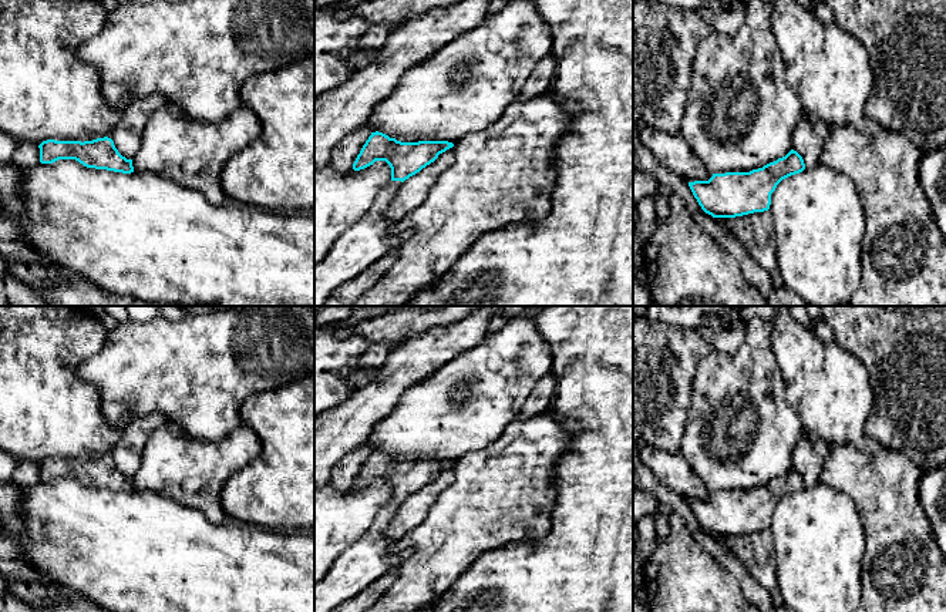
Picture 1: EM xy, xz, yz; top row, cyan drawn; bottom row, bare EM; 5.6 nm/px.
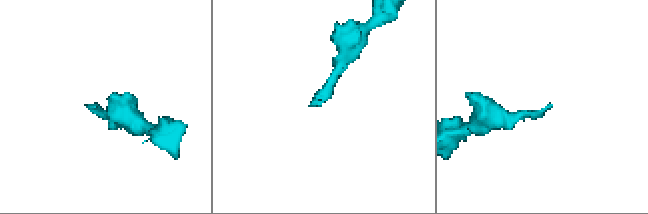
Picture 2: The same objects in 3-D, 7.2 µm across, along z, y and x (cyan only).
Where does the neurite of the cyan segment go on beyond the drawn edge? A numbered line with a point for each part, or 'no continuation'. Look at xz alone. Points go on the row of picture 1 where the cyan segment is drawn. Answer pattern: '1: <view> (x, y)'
1: xz (370, 238)

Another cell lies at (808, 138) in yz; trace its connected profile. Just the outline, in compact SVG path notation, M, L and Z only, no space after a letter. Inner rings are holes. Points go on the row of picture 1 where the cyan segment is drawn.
M802 112L792 134L792 149L802 157L805 168L819 165L819 155L828 138L828 130L829 127L825 122L812 124Z

